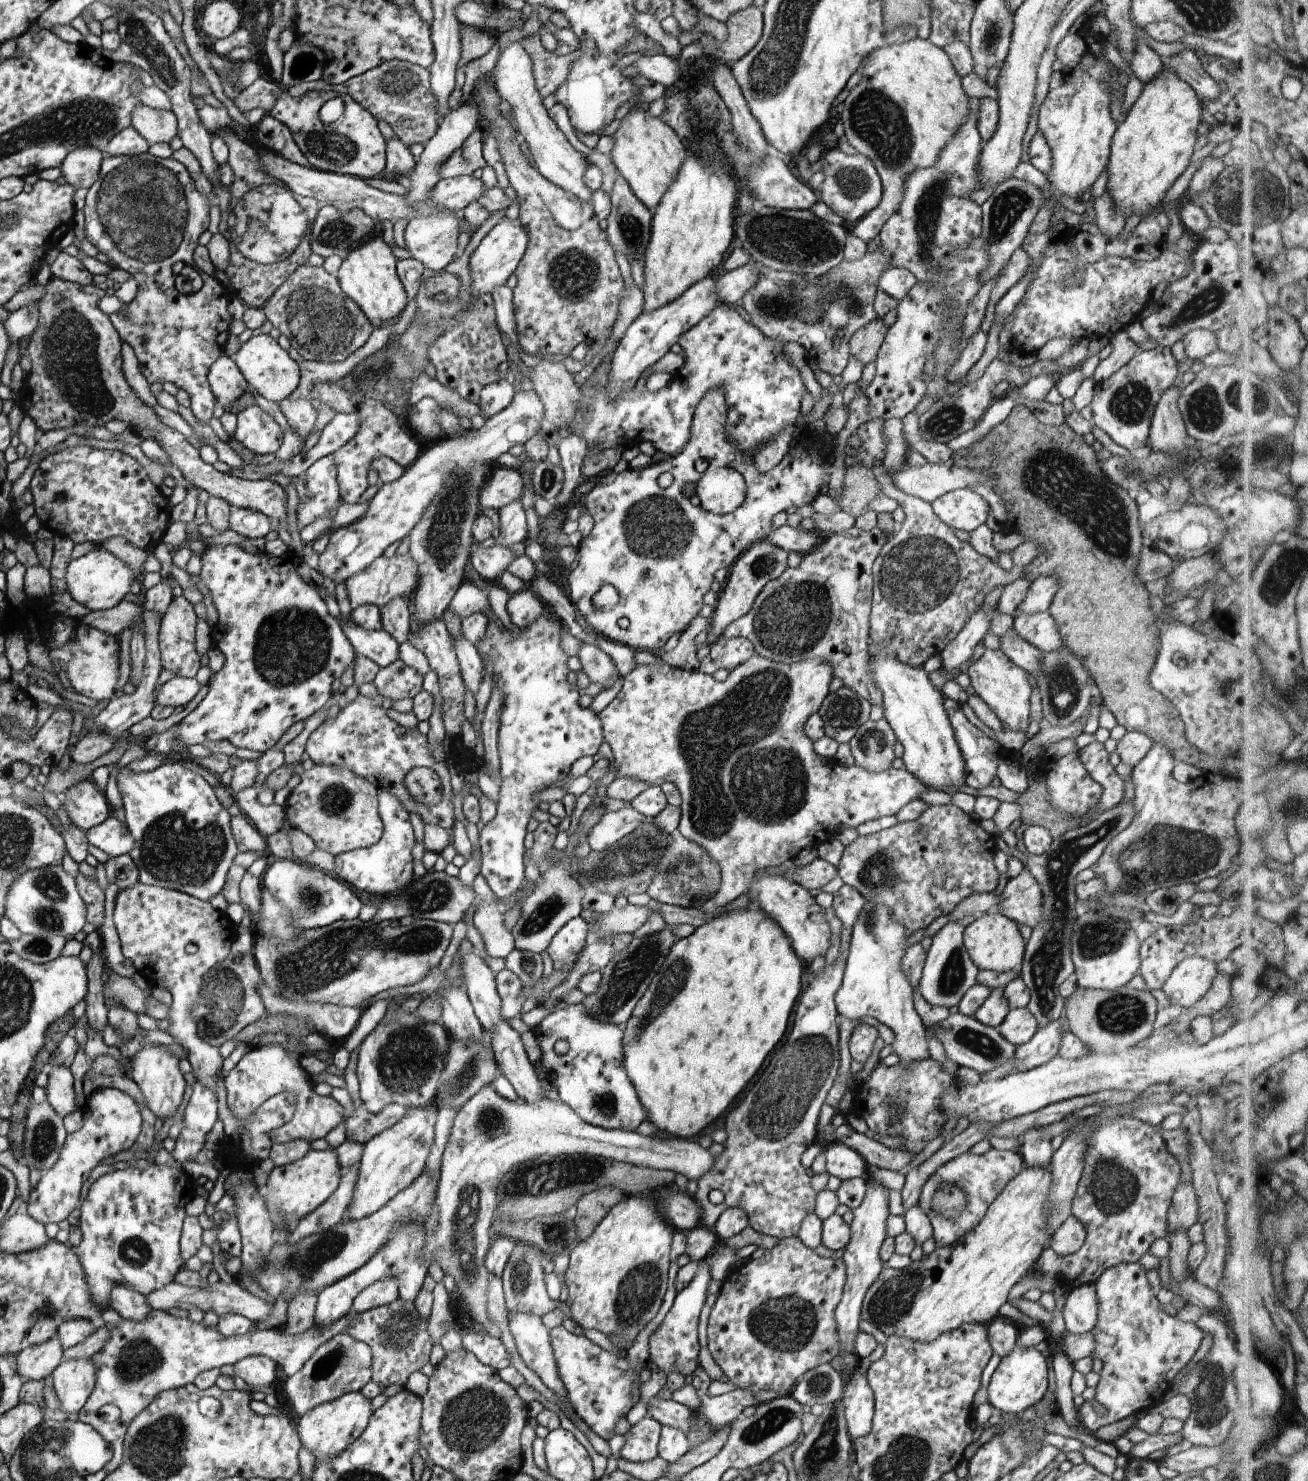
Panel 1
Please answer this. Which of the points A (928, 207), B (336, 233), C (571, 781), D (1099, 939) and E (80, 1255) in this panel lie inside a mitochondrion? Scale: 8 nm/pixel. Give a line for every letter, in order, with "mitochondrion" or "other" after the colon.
A: mitochondrion
B: mitochondrion
C: other
D: mitochondrion
E: other

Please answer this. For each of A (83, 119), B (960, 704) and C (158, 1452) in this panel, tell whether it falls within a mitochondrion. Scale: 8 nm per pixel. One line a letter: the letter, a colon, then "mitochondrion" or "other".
A: mitochondrion
B: other
C: mitochondrion

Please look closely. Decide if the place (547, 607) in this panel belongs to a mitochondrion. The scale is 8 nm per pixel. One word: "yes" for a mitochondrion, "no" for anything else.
no

